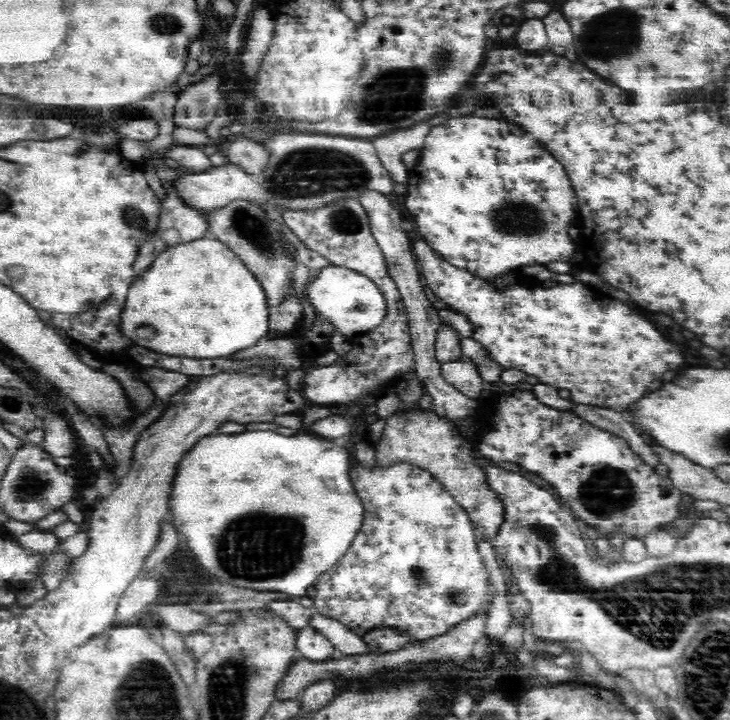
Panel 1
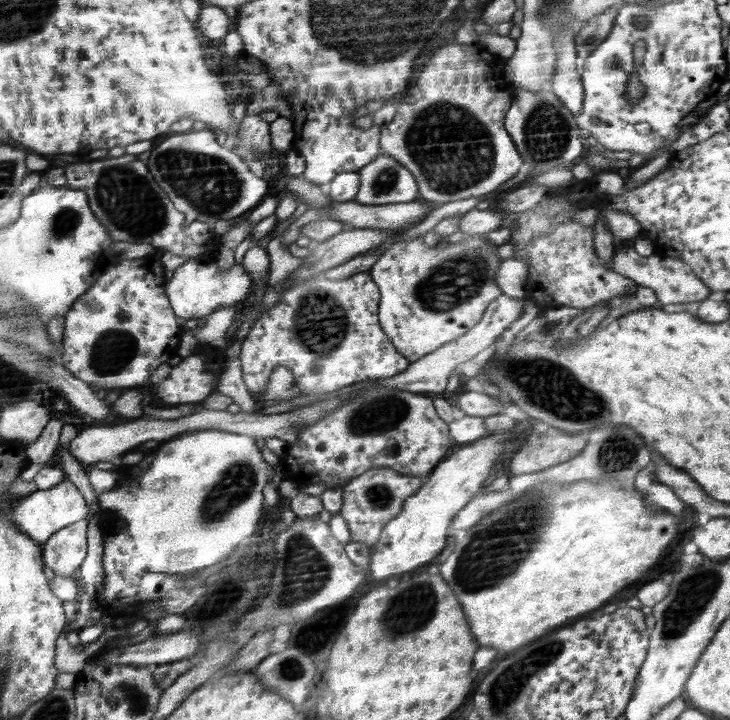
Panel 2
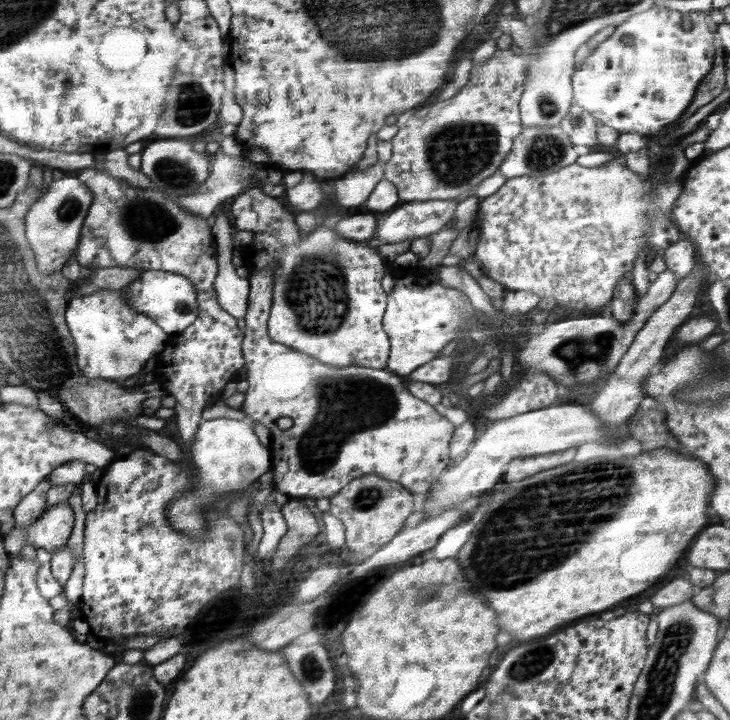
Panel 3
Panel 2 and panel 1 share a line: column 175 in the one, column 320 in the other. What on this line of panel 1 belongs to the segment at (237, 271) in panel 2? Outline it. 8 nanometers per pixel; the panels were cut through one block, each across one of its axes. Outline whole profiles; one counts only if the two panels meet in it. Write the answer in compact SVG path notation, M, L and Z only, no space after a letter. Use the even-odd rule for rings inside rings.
M334 265L324 268L322 272L318 272L313 286L308 290L311 304L316 310L323 312L327 318L335 322L340 332L345 336L362 335L382 324L388 315L388 302L384 292L372 281L367 274L356 272L342 266Z

